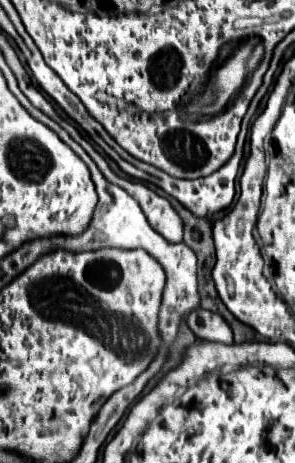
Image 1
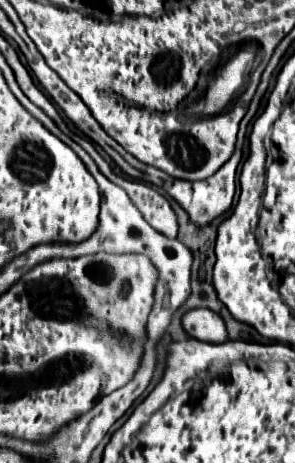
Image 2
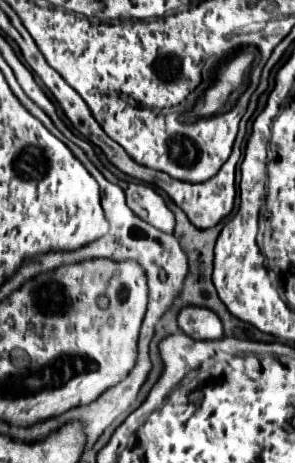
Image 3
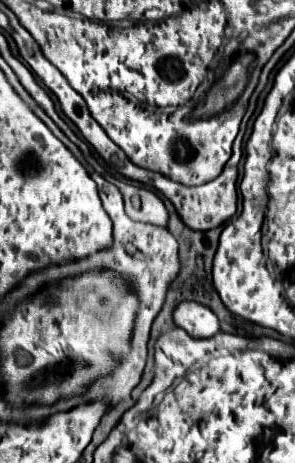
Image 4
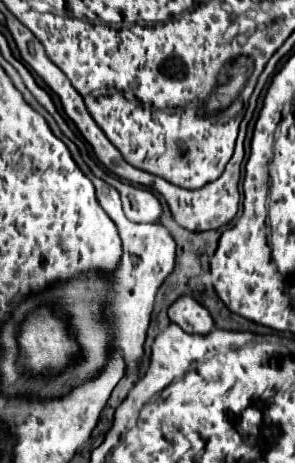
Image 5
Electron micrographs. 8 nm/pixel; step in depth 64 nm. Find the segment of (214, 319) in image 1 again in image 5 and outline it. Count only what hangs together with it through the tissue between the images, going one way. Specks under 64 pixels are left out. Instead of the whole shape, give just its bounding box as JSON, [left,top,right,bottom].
[168,296,214,334]

